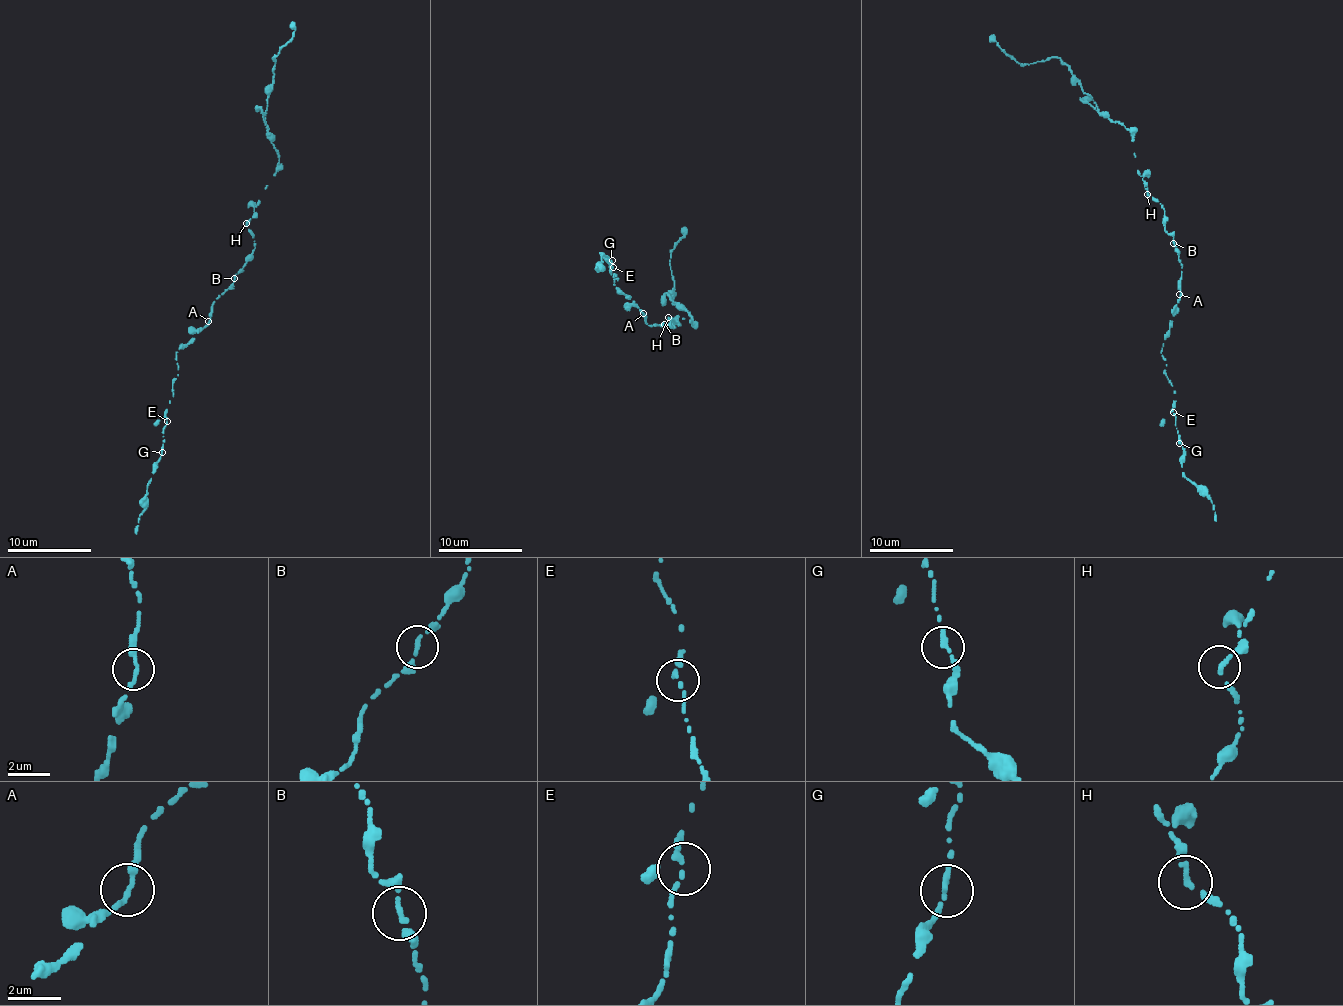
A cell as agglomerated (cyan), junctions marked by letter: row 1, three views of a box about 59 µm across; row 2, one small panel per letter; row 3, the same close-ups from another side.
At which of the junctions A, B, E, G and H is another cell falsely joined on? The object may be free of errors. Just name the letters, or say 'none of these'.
none of these

